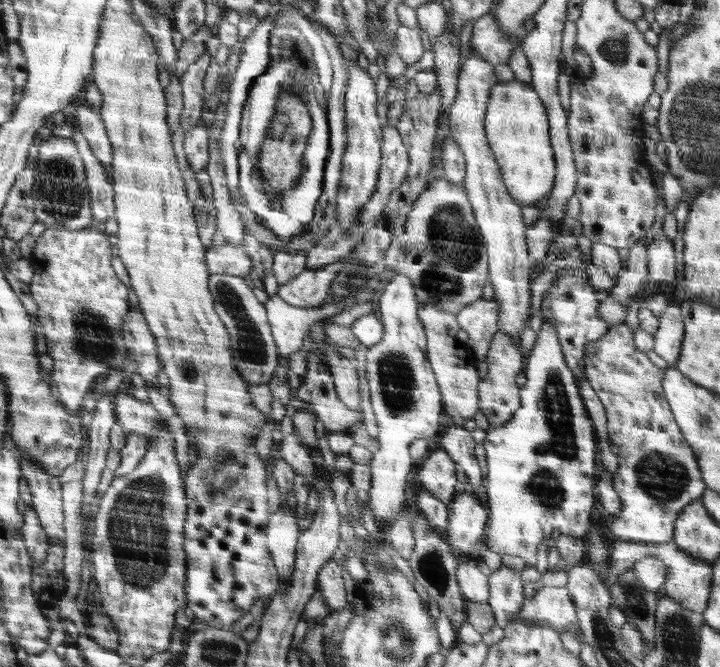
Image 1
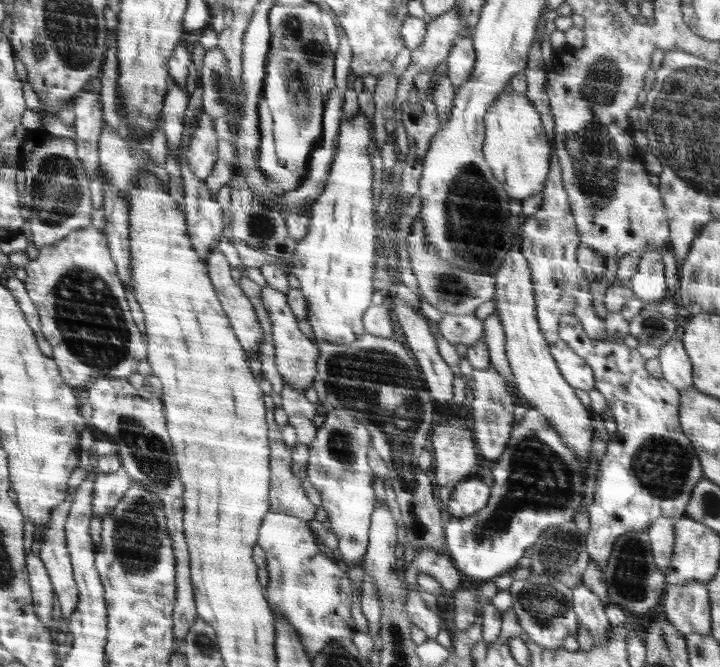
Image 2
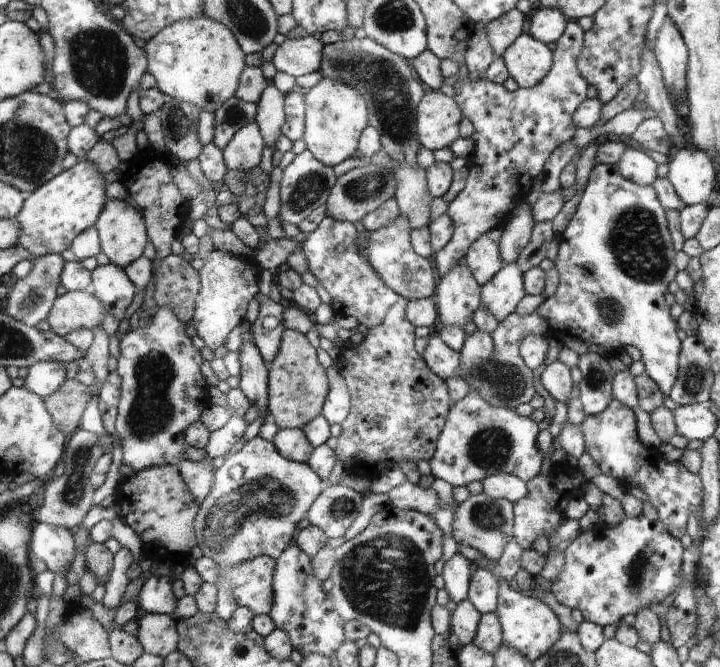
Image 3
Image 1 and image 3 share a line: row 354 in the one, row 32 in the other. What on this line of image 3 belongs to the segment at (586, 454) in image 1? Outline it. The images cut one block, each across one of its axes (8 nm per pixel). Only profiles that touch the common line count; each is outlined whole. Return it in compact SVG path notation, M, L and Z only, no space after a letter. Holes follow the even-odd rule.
M538 5L529 20L528 33L544 44L557 42L565 32L569 19L560 9Z

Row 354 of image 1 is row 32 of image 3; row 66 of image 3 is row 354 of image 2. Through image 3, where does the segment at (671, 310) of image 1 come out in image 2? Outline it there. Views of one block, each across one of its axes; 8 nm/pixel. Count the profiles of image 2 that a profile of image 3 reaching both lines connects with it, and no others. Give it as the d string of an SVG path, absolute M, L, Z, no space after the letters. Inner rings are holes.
M672 337L660 348L658 360L662 369L662 378L668 380L679 392L693 386L692 361L678 337Z

